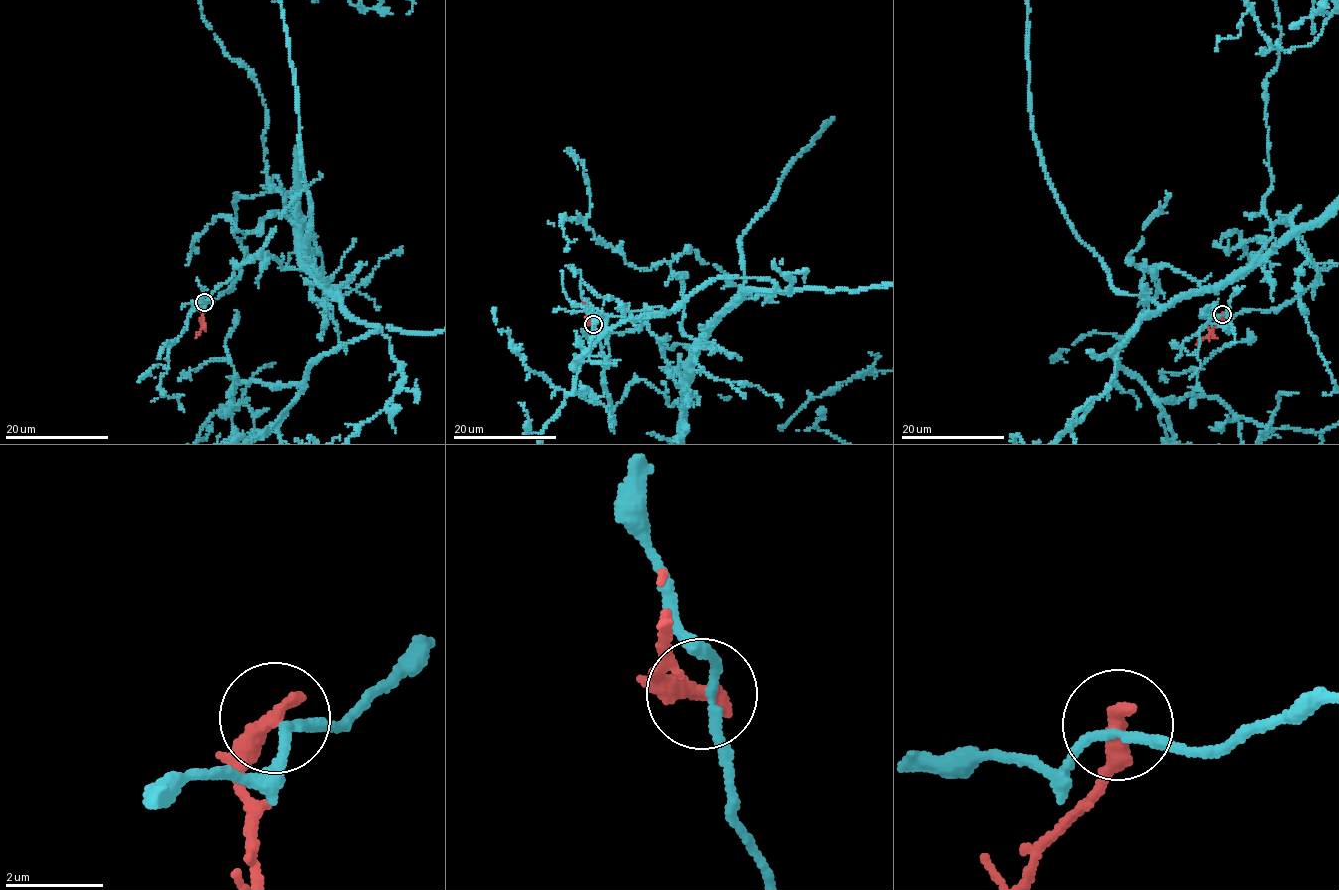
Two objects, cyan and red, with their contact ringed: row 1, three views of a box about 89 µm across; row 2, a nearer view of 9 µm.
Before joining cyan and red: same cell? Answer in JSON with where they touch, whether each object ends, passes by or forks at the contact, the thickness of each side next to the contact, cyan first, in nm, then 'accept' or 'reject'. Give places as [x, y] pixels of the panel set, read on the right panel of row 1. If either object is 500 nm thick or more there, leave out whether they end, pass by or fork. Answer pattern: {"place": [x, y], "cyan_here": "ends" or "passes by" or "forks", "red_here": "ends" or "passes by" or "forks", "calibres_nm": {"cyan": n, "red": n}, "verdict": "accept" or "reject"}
{"place": [1222, 314], "cyan_here": "passes by", "red_here": "ends", "calibres_nm": {"cyan": 170, "red": 440}, "verdict": "reject"}

